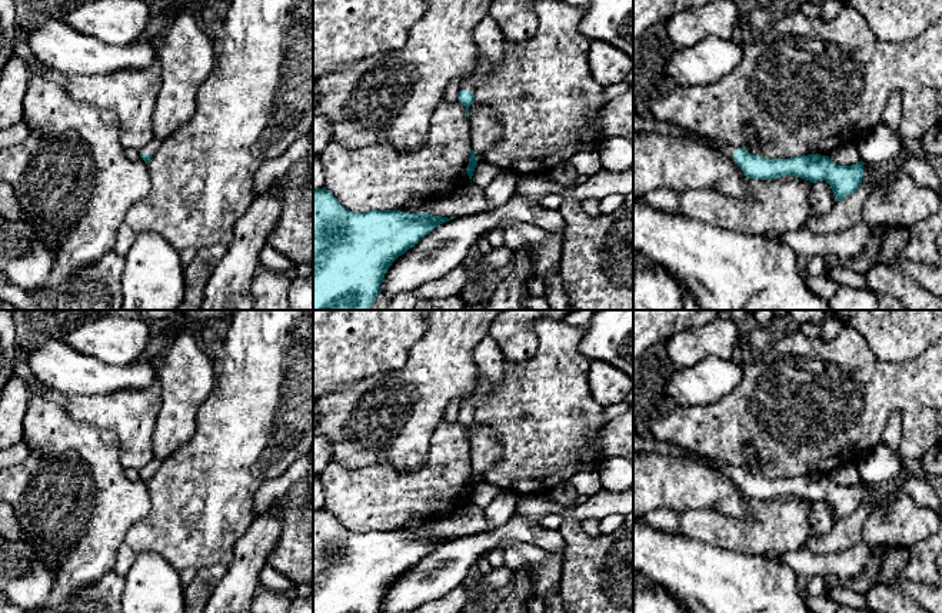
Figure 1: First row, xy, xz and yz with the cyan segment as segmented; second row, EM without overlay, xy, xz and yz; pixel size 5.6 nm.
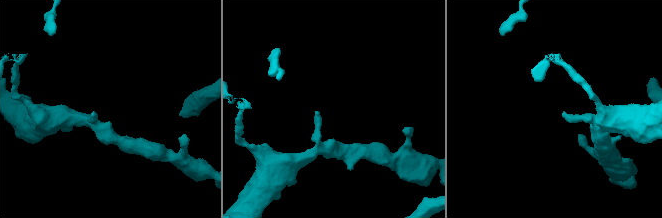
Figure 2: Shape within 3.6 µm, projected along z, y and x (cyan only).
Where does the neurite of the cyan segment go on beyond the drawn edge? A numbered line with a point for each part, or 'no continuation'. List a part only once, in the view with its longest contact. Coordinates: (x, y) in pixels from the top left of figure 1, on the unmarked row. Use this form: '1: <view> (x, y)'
1: xz (489, 360)

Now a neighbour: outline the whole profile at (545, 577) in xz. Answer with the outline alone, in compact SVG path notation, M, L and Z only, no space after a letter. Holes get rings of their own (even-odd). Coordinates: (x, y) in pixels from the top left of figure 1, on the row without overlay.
M503 540L499 547L505 553L506 567L513 572L523 569L529 574L530 596L545 600L550 593L559 592L563 556L545 553L519 540Z

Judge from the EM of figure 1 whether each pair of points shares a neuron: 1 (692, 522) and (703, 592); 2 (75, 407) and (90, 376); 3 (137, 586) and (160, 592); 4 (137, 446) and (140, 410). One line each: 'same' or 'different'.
1: different
2: different
3: same
4: same

